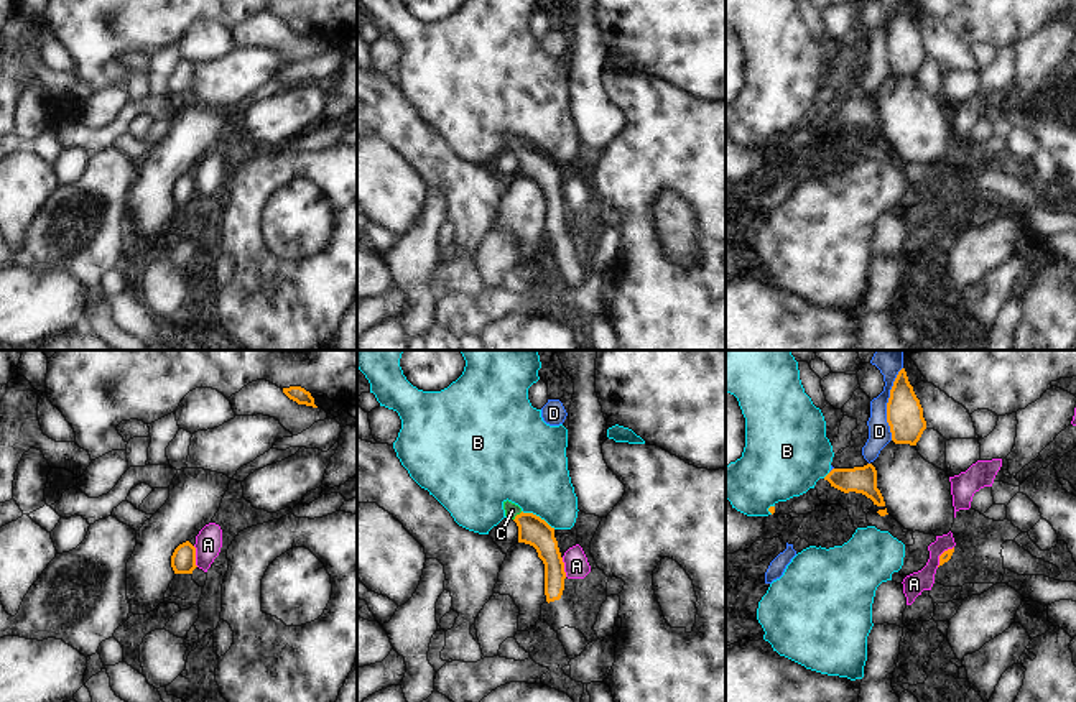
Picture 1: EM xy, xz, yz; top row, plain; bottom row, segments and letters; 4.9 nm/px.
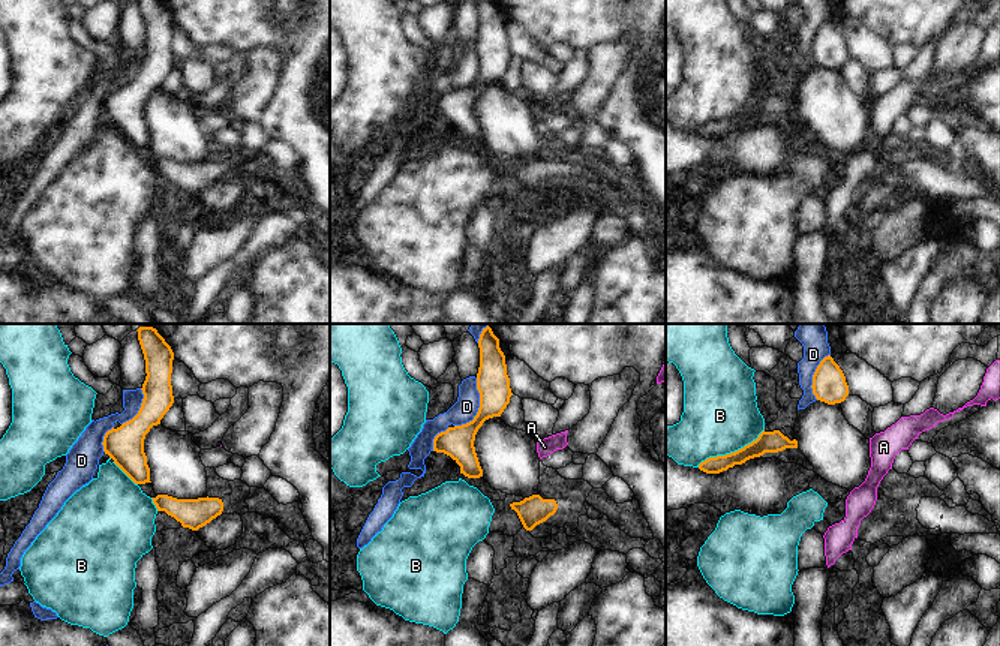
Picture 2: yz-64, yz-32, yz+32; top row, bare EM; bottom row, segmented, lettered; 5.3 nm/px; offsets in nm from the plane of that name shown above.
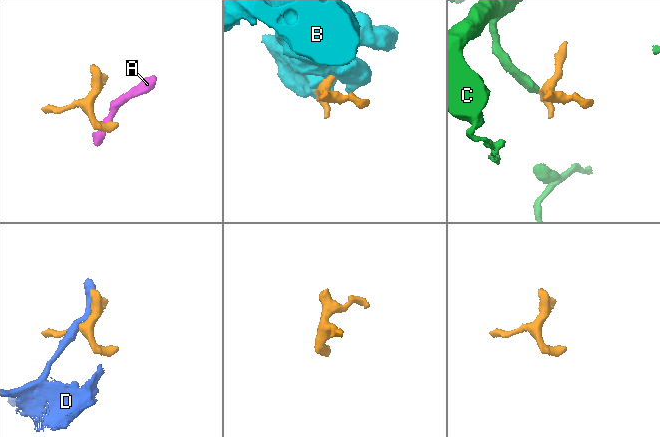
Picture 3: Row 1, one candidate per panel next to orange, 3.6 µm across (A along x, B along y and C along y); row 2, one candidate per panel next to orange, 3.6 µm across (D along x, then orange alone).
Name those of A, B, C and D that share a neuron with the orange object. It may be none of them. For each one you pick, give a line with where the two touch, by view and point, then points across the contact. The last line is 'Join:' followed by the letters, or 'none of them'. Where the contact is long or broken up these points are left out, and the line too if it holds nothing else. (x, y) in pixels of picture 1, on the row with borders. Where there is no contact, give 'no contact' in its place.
C: xz (517, 515) | across xz (532, 530), (517, 515), (512, 510)
Join: C

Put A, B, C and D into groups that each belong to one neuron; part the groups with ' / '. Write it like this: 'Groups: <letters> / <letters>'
Groups: A / B / C / D.

